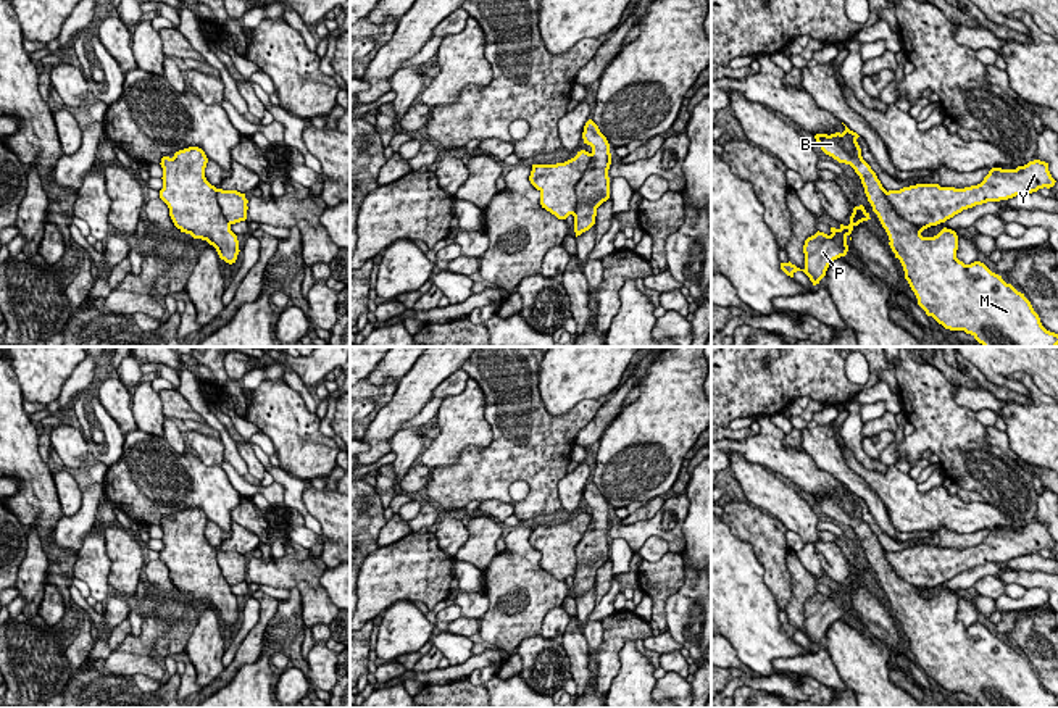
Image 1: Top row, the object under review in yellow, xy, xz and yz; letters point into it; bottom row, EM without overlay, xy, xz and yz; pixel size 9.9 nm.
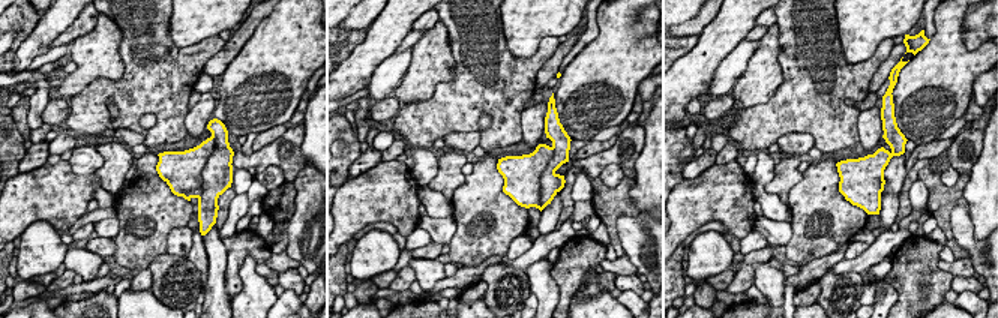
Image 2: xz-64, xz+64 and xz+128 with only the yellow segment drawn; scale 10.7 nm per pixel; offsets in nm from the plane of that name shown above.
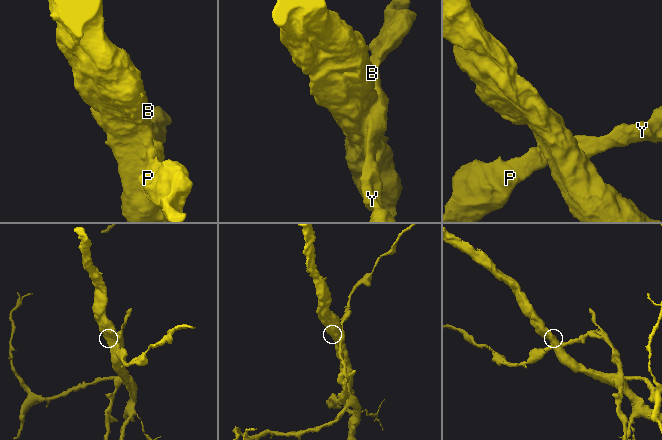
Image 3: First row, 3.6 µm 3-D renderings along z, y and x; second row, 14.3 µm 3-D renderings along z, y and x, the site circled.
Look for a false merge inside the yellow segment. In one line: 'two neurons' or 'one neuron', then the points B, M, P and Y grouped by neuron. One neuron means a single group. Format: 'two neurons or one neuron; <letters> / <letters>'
two neurons; B M / P Y

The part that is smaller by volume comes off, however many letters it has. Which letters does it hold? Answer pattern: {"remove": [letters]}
{"remove": ["P", "Y"]}

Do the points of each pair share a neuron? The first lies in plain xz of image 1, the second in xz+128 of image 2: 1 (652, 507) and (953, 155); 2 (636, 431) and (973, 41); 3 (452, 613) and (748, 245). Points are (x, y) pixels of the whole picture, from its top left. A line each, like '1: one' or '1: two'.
1: two
2: two
3: one

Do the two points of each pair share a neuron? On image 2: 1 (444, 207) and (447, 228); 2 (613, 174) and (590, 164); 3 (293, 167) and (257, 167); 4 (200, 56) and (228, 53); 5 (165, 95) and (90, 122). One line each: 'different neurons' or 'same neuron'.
1: different neurons
2: different neurons
3: same neuron
4: different neurons
5: same neuron

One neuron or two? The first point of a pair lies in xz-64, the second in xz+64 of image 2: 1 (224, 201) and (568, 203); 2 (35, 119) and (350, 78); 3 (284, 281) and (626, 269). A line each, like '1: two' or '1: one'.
1: one
2: two
3: two

